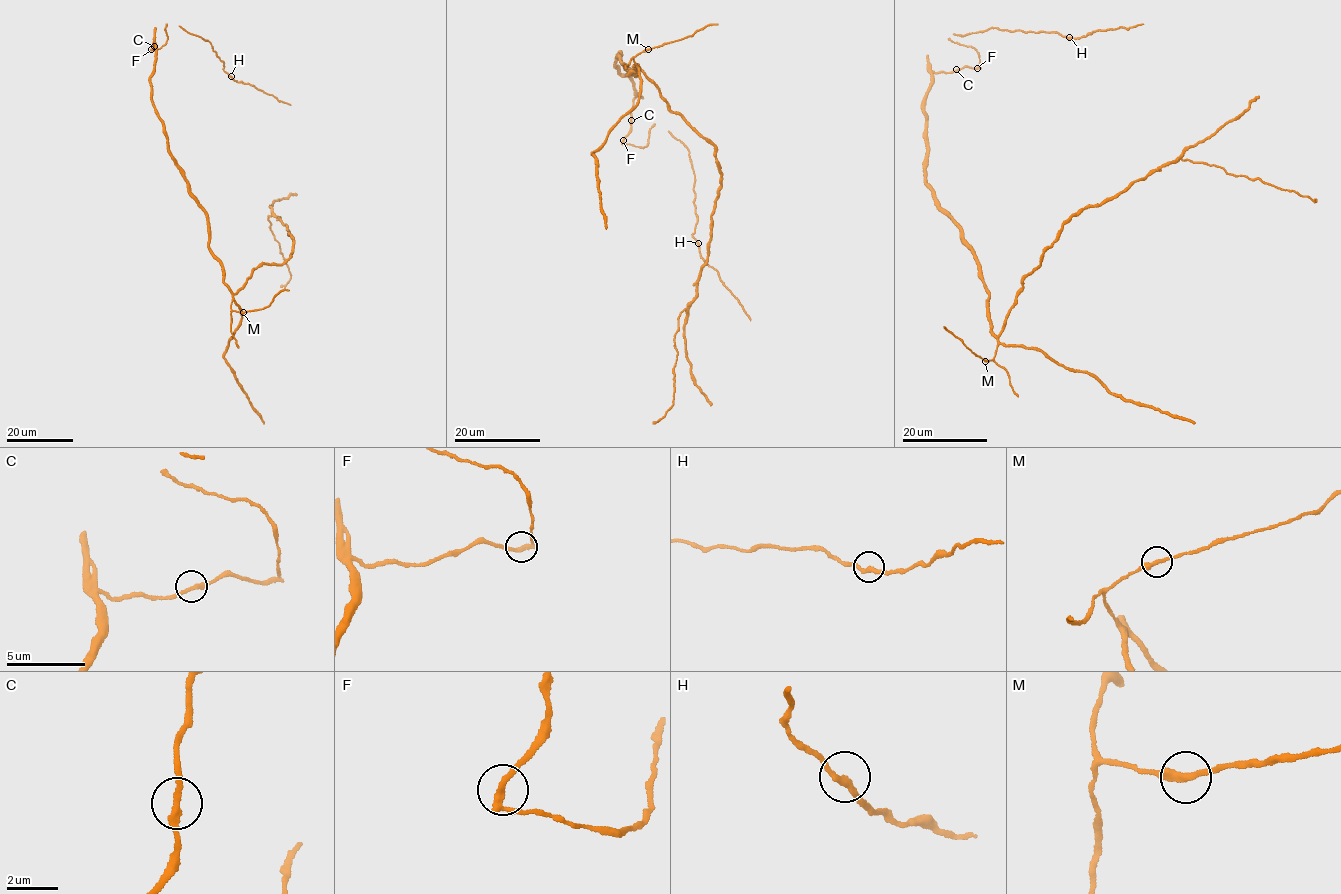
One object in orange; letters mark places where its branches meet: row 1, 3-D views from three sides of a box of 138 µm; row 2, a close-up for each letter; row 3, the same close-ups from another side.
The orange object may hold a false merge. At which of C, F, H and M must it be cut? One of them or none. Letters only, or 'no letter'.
no letter

